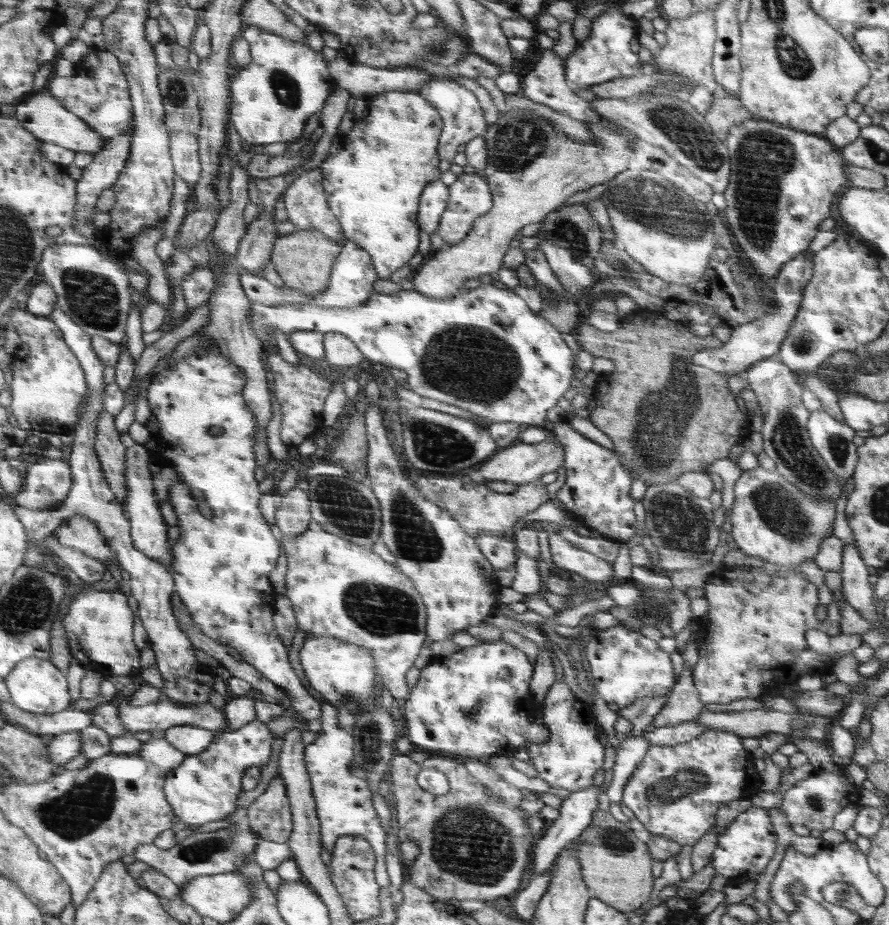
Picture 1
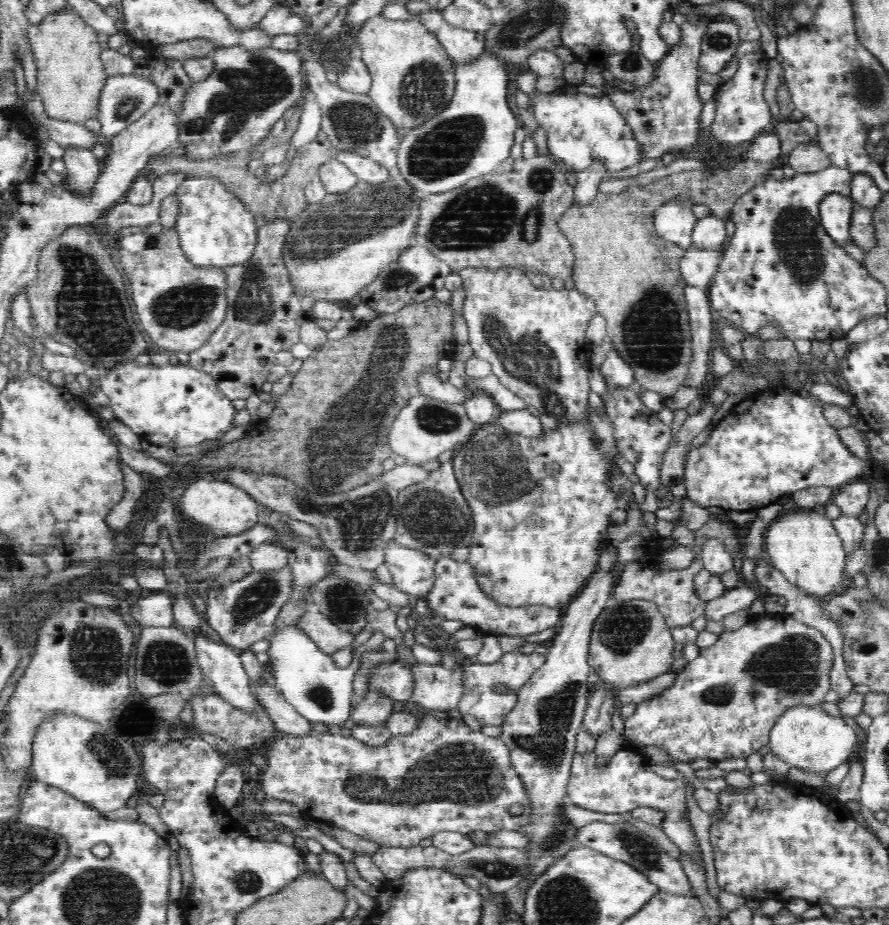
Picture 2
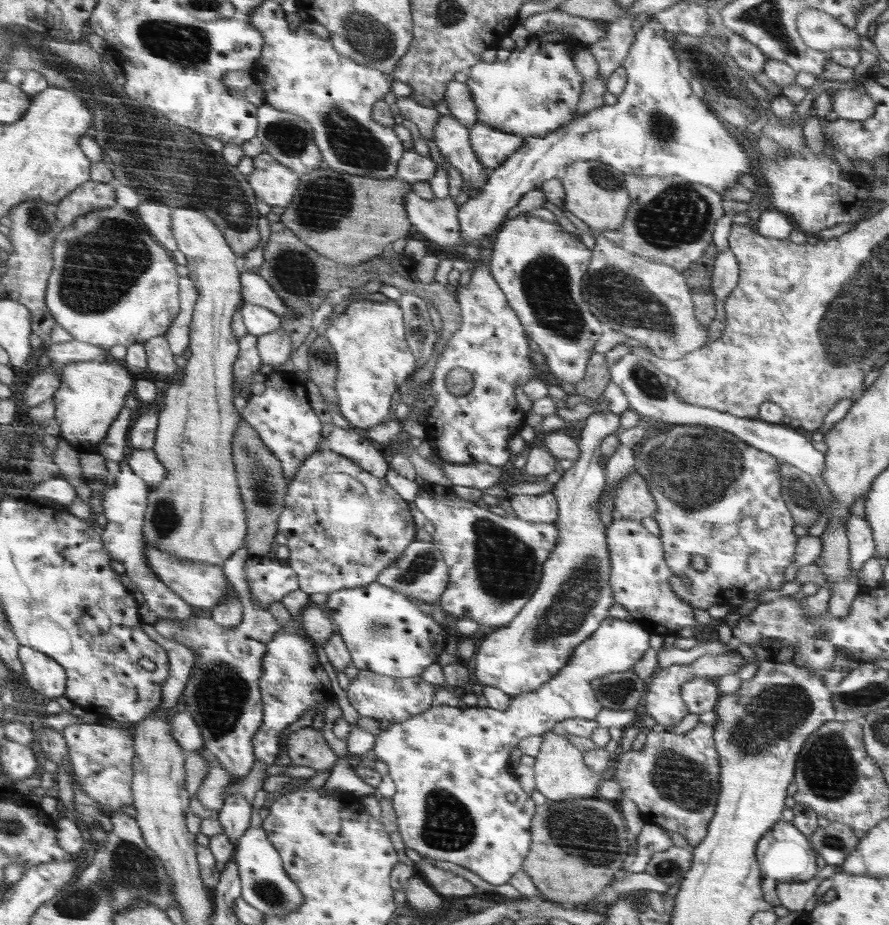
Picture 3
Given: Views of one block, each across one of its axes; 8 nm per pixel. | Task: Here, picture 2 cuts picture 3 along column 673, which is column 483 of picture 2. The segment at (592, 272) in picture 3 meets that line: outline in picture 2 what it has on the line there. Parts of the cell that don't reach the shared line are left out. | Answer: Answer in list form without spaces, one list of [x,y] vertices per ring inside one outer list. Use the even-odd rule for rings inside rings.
[[[472,267],[458,272],[465,290],[463,318],[468,327],[473,354],[491,364],[491,371],[512,394],[519,396],[541,415],[557,420],[558,424],[584,422],[589,406],[589,370],[592,344],[586,342],[586,326],[596,316],[596,304],[580,290],[542,290],[516,267]]]

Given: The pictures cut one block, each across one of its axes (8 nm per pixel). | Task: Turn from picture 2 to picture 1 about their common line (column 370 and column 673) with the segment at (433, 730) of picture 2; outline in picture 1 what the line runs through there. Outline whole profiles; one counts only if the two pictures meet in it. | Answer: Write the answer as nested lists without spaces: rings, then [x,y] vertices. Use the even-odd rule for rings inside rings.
[[[708,729],[688,742],[666,746],[649,745],[642,762],[624,786],[622,801],[651,834],[662,834],[682,846],[693,845],[715,826],[720,804],[744,799],[744,794],[748,792],[752,794],[754,778],[758,778],[756,768],[750,762],[748,752],[742,748],[738,735]]]

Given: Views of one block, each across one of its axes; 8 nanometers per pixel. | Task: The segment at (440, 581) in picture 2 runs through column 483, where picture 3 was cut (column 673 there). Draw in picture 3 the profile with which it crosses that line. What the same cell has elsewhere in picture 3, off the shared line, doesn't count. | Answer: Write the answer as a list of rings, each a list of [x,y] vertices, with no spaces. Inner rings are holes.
[[[616,518],[609,522],[607,539],[610,547],[610,586],[613,589],[614,602],[621,604],[633,618],[645,627],[650,634],[676,634],[684,626],[696,628],[698,622],[694,620],[694,611],[688,601],[678,597],[670,587],[669,579],[673,576],[670,567],[664,561],[664,550],[661,539],[644,528],[640,521],[631,518]]]

